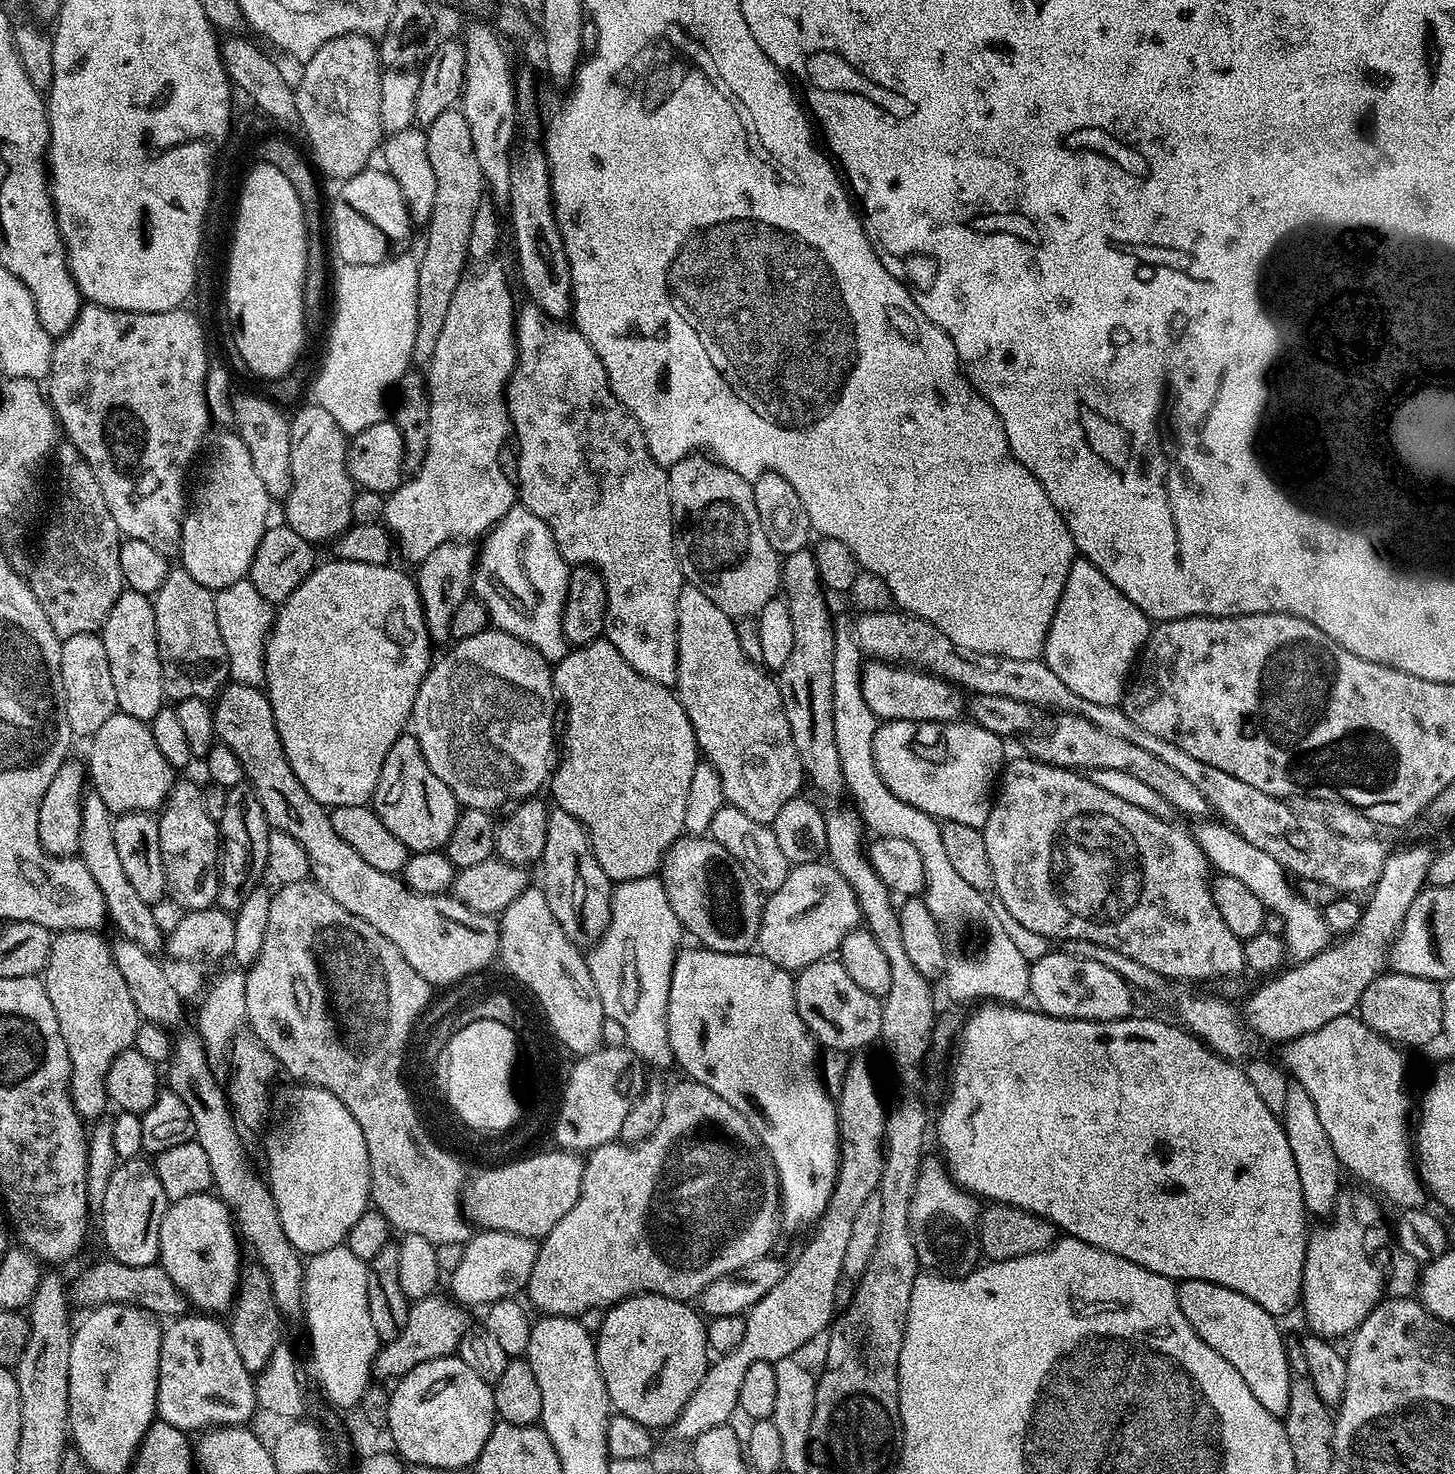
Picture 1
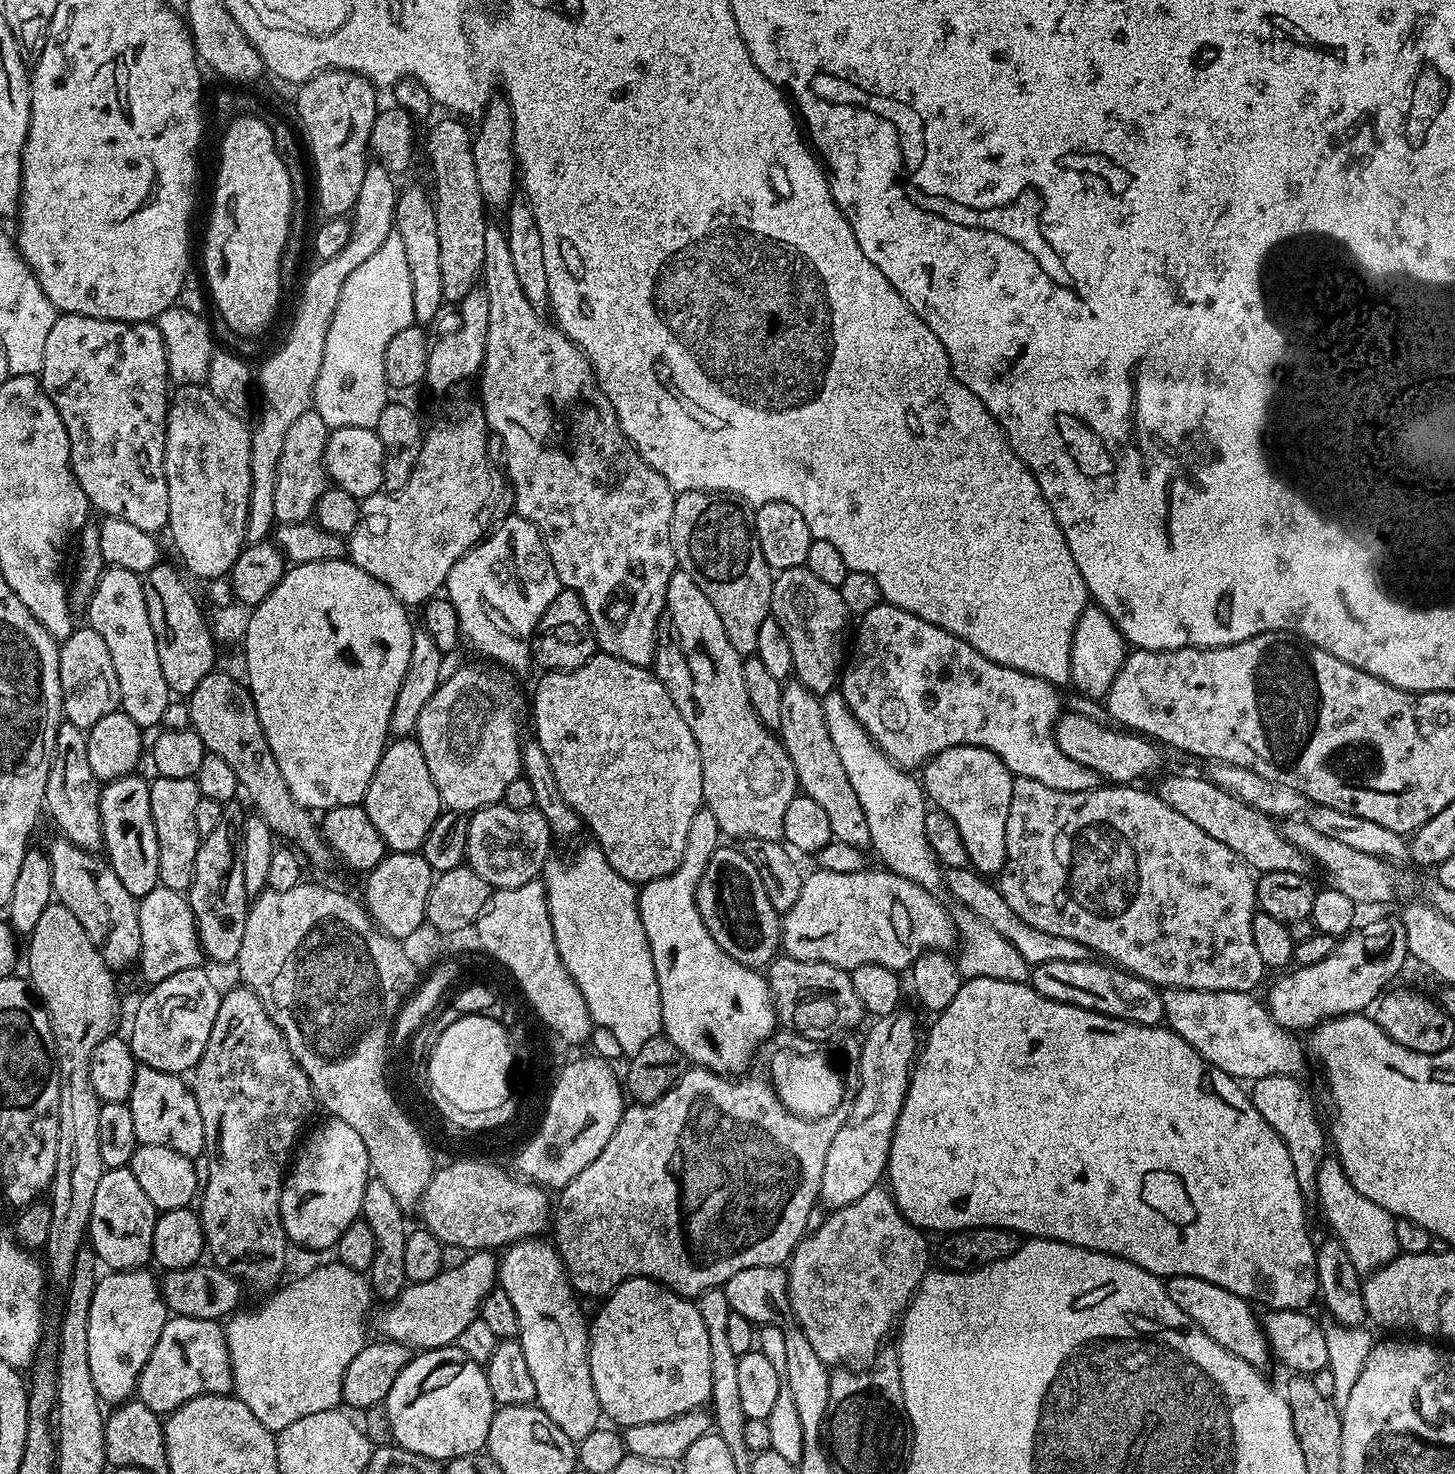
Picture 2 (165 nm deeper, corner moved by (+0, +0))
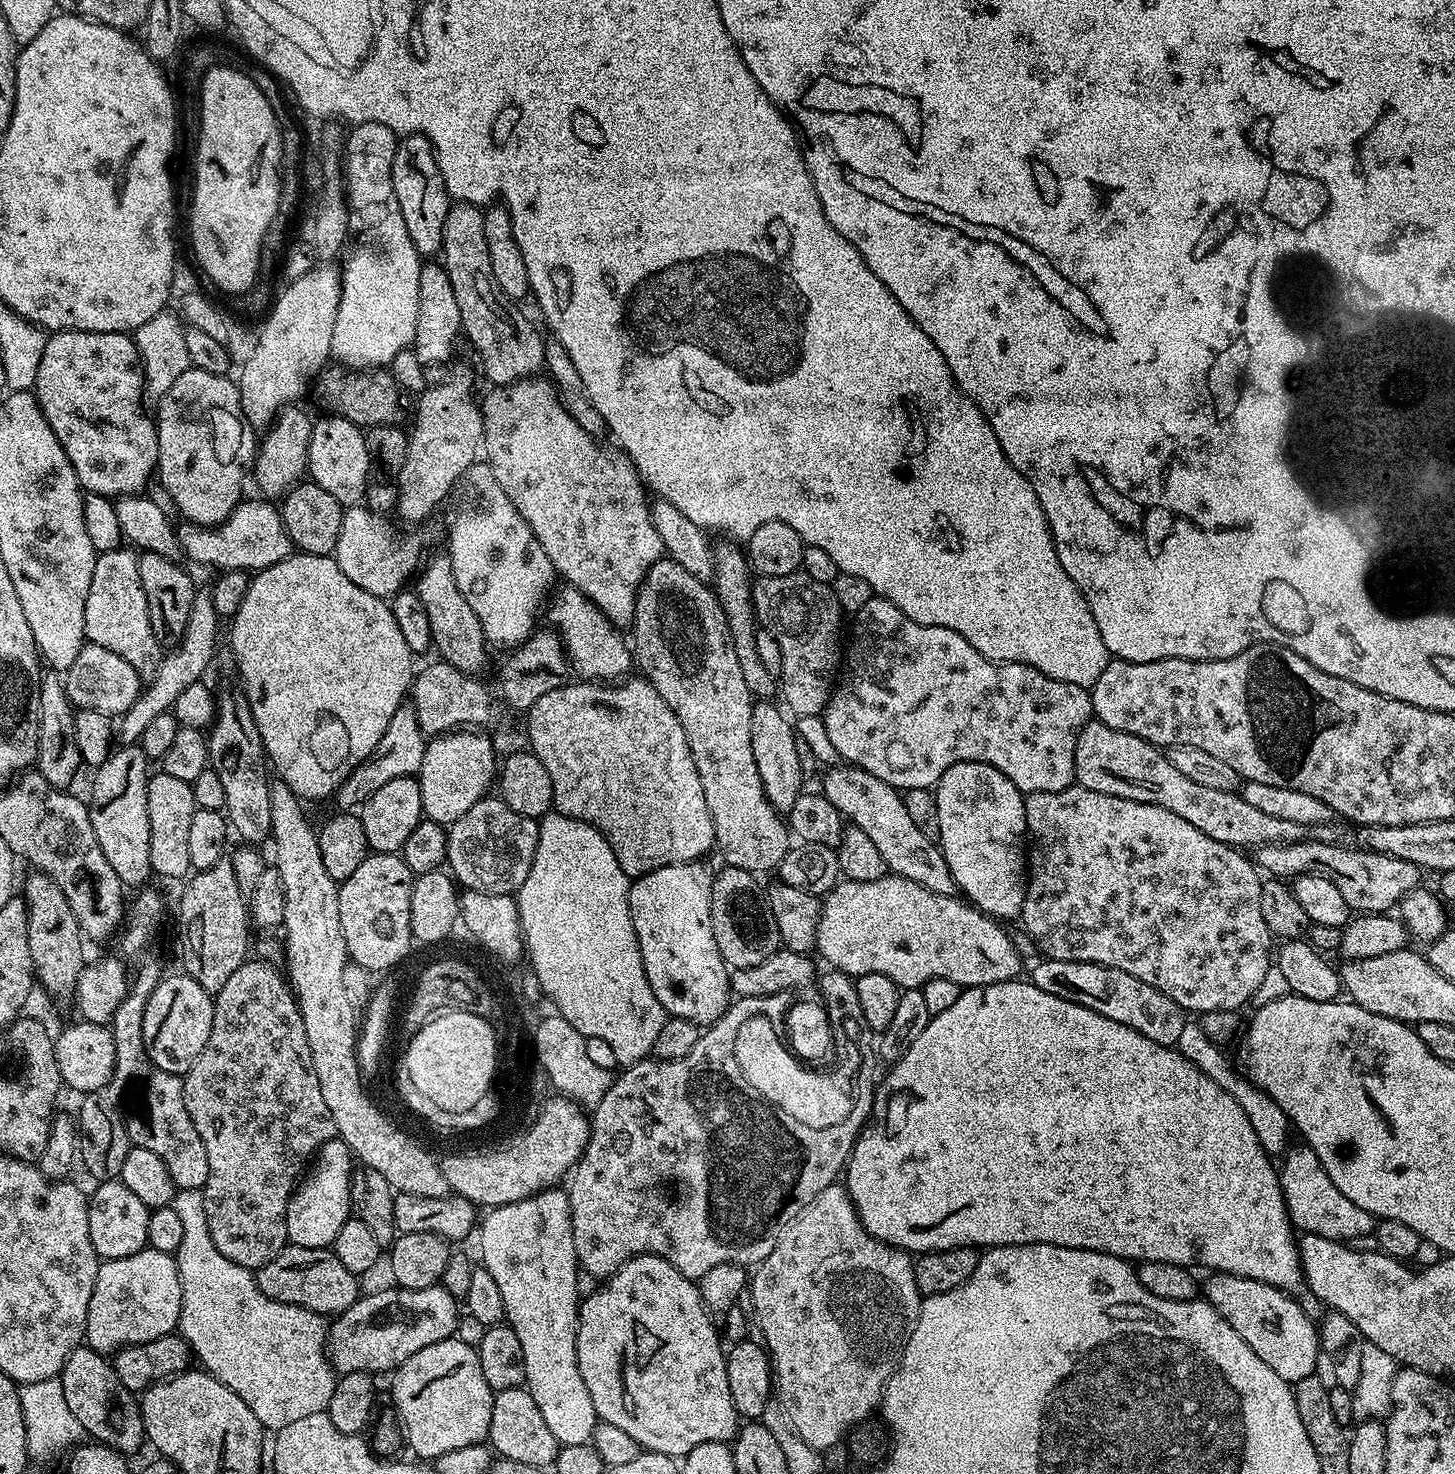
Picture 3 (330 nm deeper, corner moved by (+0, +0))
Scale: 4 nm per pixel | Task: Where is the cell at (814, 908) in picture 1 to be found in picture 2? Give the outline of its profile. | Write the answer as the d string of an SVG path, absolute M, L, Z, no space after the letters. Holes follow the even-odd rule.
M817 867L815 871L809 871L805 875L798 902L794 902L791 910L782 916L782 948L795 960L826 962L845 970L863 964L877 964L900 974L903 973L903 968L904 971L911 969L912 963L924 952L952 950L957 947L958 933L953 913L948 913L936 901L937 897L922 886L887 870L834 874L830 870Z

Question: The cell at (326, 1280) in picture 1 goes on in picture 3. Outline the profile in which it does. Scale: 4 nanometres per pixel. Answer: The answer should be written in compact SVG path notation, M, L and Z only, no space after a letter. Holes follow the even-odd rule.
M179 1189L170 1207L182 1221L182 1246L178 1246L174 1253L182 1286L178 1332L192 1349L198 1364L200 1360L199 1367L234 1390L238 1398L242 1398L242 1402L246 1402L246 1406L254 1410L254 1418L258 1418L258 1422L266 1430L279 1430L298 1418L307 1418L309 1414L325 1411L338 1379L328 1362L326 1351L329 1321L302 1306L266 1298L266 1294L258 1290L251 1271L238 1266L238 1262L230 1262L226 1254L218 1251L210 1238L210 1228L206 1226L204 1193L201 1189Z

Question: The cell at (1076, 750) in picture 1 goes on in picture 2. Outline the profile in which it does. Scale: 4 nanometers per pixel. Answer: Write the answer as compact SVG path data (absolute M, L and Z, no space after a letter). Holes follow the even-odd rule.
M1168 776L1158 787L1158 794L1170 810L1178 810L1178 814L1190 818L1194 826L1206 830L1210 838L1218 838L1222 846L1230 846L1238 858L1248 863L1253 873L1289 872L1290 874L1302 874L1308 876L1310 861L1298 846L1294 846L1284 837L1283 831L1278 827L1277 821L1271 816L1262 814L1246 802L1238 802L1226 790L1214 786L1212 781L1200 776Z

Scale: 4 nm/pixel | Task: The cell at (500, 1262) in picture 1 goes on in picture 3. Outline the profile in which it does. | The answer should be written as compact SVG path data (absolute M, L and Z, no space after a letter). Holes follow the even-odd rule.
M391 1286L385 1292L372 1292L361 1295L348 1309L340 1313L329 1323L326 1351L328 1362L337 1373L366 1372L388 1372L400 1367L418 1350L426 1346L434 1346L434 1342L442 1342L449 1339L455 1333L456 1324L460 1321L461 1309L456 1309L457 1297L451 1296L442 1286L423 1288L422 1290L410 1290L399 1286Z

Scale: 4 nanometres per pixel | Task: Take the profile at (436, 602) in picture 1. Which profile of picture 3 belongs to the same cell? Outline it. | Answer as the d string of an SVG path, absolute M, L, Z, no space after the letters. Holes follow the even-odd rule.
M405 702L394 710L394 718L390 718L390 726L386 726L386 734L378 738L378 746L359 764L334 794L344 810L352 810L364 803L374 794L374 790L386 786L394 778L416 776L422 766L422 758L426 754L426 739L423 730L418 726L418 714L412 709L411 703Z

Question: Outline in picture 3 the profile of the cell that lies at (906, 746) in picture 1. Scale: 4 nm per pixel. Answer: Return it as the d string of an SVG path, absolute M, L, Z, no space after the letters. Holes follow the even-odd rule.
M958 762L954 766L950 766L942 774L942 778L935 786L936 801L938 802L938 830L940 831L940 851L946 858L946 866L950 866L950 874L954 878L957 889L966 897L967 903L977 907L985 916L991 916L997 922L1005 922L1004 920L1016 920L1022 910L1022 902L1024 901L1024 890L1026 887L1026 836L1028 831L1026 826L1026 810L1024 809L1025 793L1018 790L1018 786L1014 786L1014 782L1010 782L1010 778L1006 778L1006 774L1002 774L998 770L994 770L994 766L986 766L982 762Z

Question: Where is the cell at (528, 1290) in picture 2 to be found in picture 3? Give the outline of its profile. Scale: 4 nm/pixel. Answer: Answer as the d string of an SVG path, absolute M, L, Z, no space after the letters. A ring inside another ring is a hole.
M563 1187L547 1188L544 1192L535 1192L530 1198L519 1200L513 1204L504 1204L500 1208L491 1209L484 1221L479 1221L478 1236L480 1232L480 1256L482 1266L498 1285L498 1291L502 1294L504 1314L506 1322L518 1334L518 1342L522 1342L522 1354L526 1366L526 1387L534 1402L542 1410L542 1418L546 1418L546 1426L550 1426L550 1434L558 1442L588 1442L591 1441L592 1432L598 1423L598 1417L594 1410L594 1402L590 1402L590 1390L586 1390L586 1382L582 1382L582 1370L578 1370L578 1354L576 1353L576 1325L578 1323L578 1297L576 1295L576 1251L574 1250L574 1238L572 1237L572 1215L570 1214L570 1202L567 1191Z

